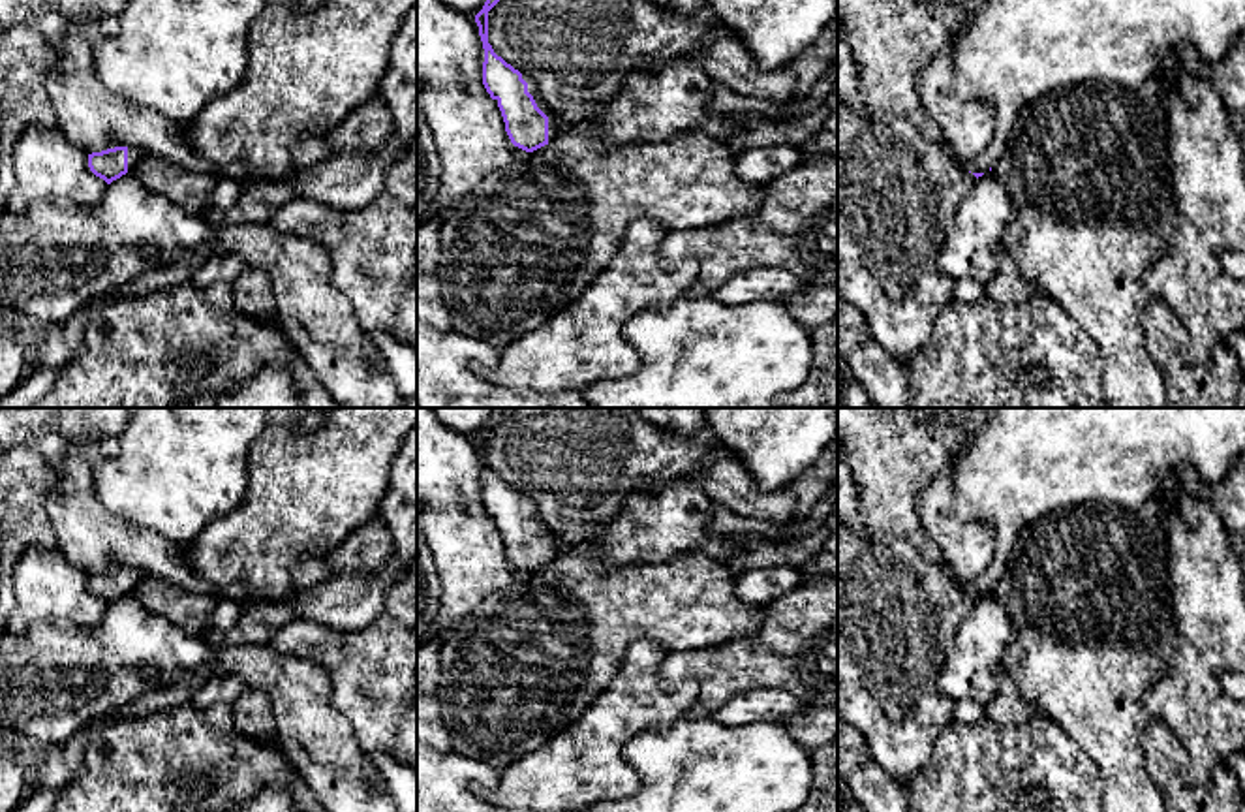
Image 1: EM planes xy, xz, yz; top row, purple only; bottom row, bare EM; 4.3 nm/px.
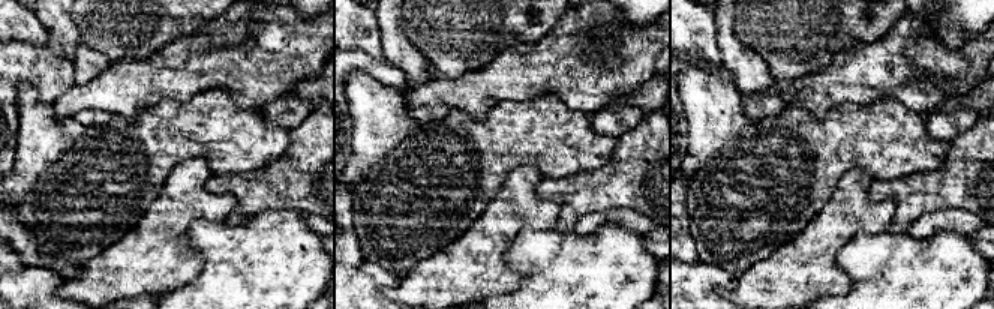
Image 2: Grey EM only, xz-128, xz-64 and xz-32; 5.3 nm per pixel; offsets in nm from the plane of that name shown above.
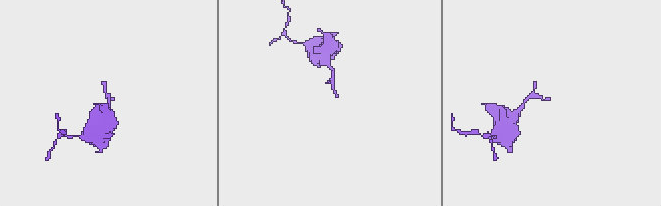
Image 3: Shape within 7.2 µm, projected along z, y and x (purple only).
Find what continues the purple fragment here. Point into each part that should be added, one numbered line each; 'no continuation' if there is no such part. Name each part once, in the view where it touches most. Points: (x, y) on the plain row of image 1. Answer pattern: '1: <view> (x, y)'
1: xz (553, 551)

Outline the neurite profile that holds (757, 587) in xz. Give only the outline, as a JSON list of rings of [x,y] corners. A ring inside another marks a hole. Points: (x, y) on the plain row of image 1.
[[[755,568],[736,577],[736,596],[742,603],[764,607],[798,585],[800,568]]]

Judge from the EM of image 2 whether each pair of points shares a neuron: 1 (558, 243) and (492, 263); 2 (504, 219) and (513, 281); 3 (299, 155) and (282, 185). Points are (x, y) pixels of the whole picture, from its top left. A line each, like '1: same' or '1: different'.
1: different
2: same
3: same

